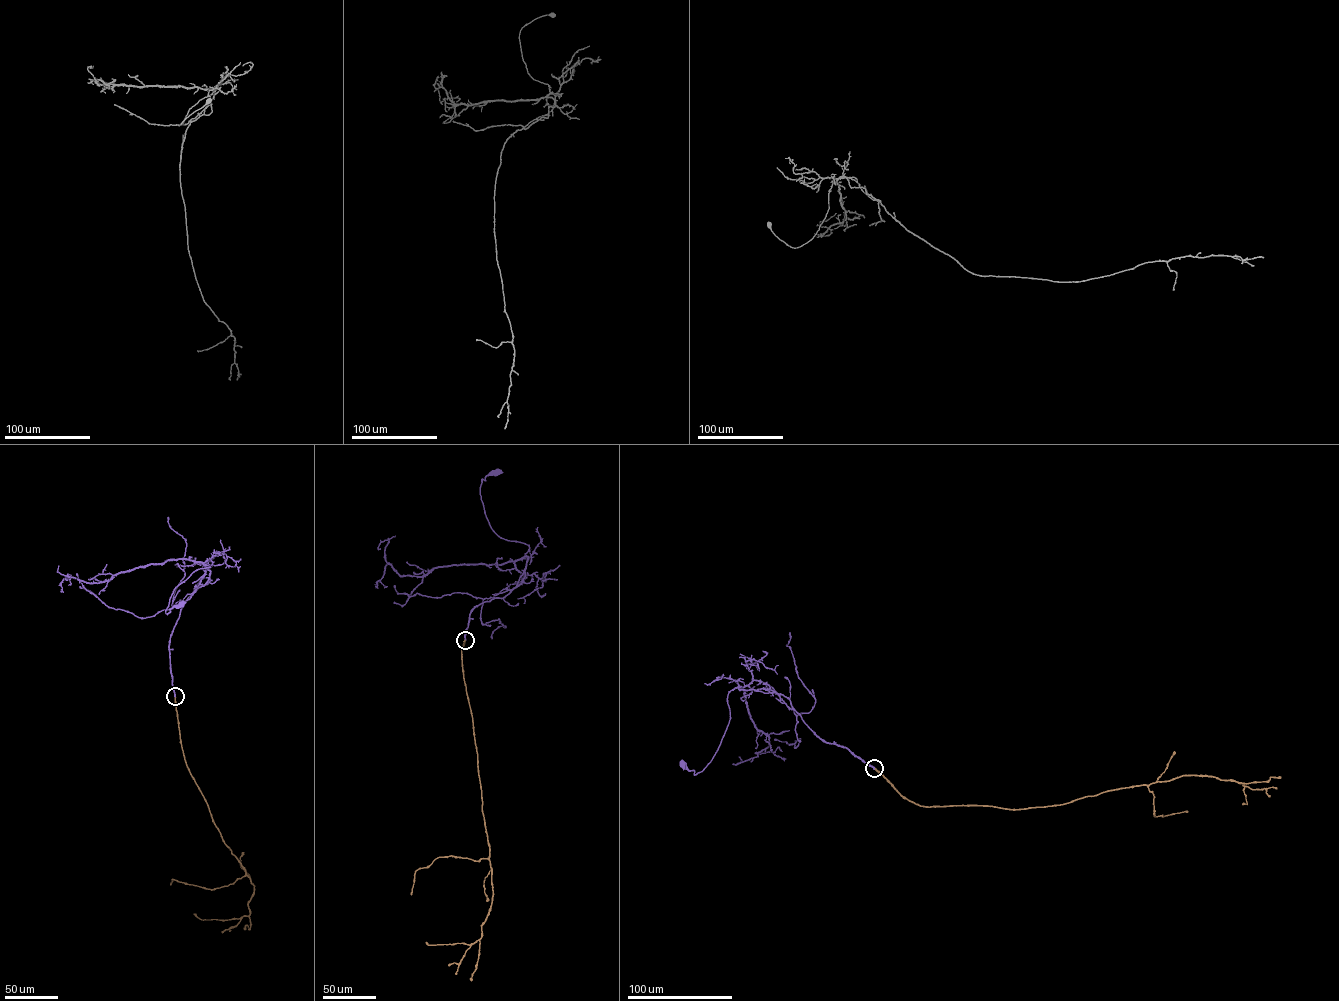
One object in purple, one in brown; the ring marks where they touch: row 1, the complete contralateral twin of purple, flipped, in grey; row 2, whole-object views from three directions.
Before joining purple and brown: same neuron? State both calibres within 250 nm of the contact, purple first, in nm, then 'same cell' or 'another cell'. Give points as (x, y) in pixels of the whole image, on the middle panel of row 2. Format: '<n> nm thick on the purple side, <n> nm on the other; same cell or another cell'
650 nm thick on the purple side, 480 nm on the other; same cell

